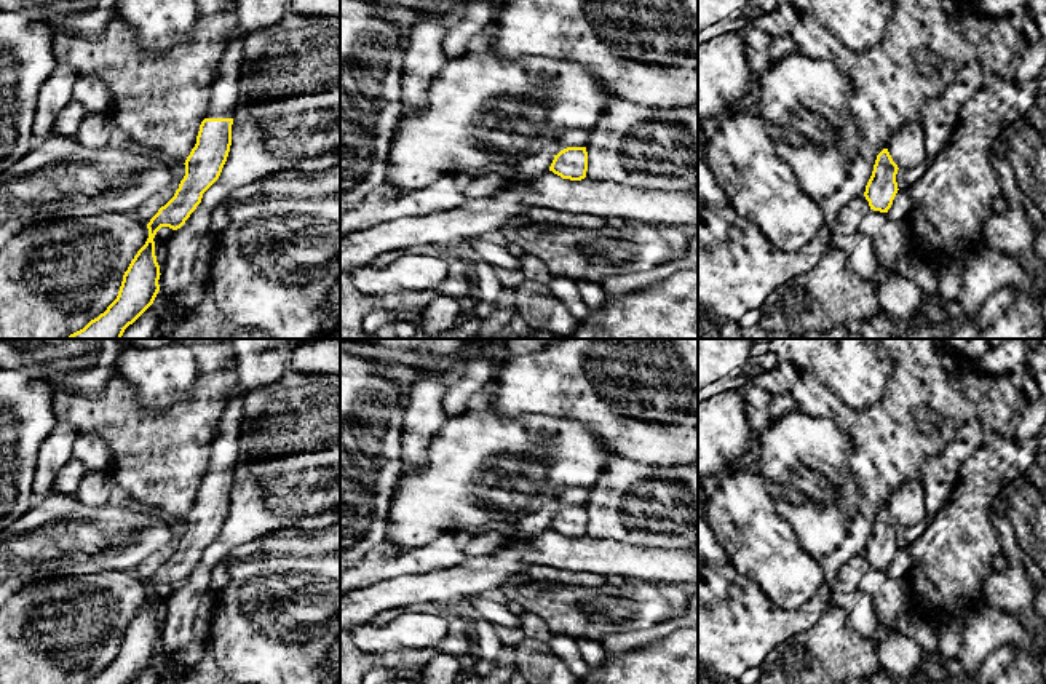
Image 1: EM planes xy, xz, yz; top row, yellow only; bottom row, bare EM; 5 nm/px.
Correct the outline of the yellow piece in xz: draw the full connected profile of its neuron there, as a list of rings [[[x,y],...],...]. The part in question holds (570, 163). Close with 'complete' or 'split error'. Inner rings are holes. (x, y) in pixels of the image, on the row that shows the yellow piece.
[[[567,147],[554,155],[549,171],[562,179],[581,181],[588,171],[586,147]]]; complete

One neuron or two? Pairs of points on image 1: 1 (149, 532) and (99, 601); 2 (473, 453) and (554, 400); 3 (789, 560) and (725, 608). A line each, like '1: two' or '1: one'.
1: two
2: two
3: two

